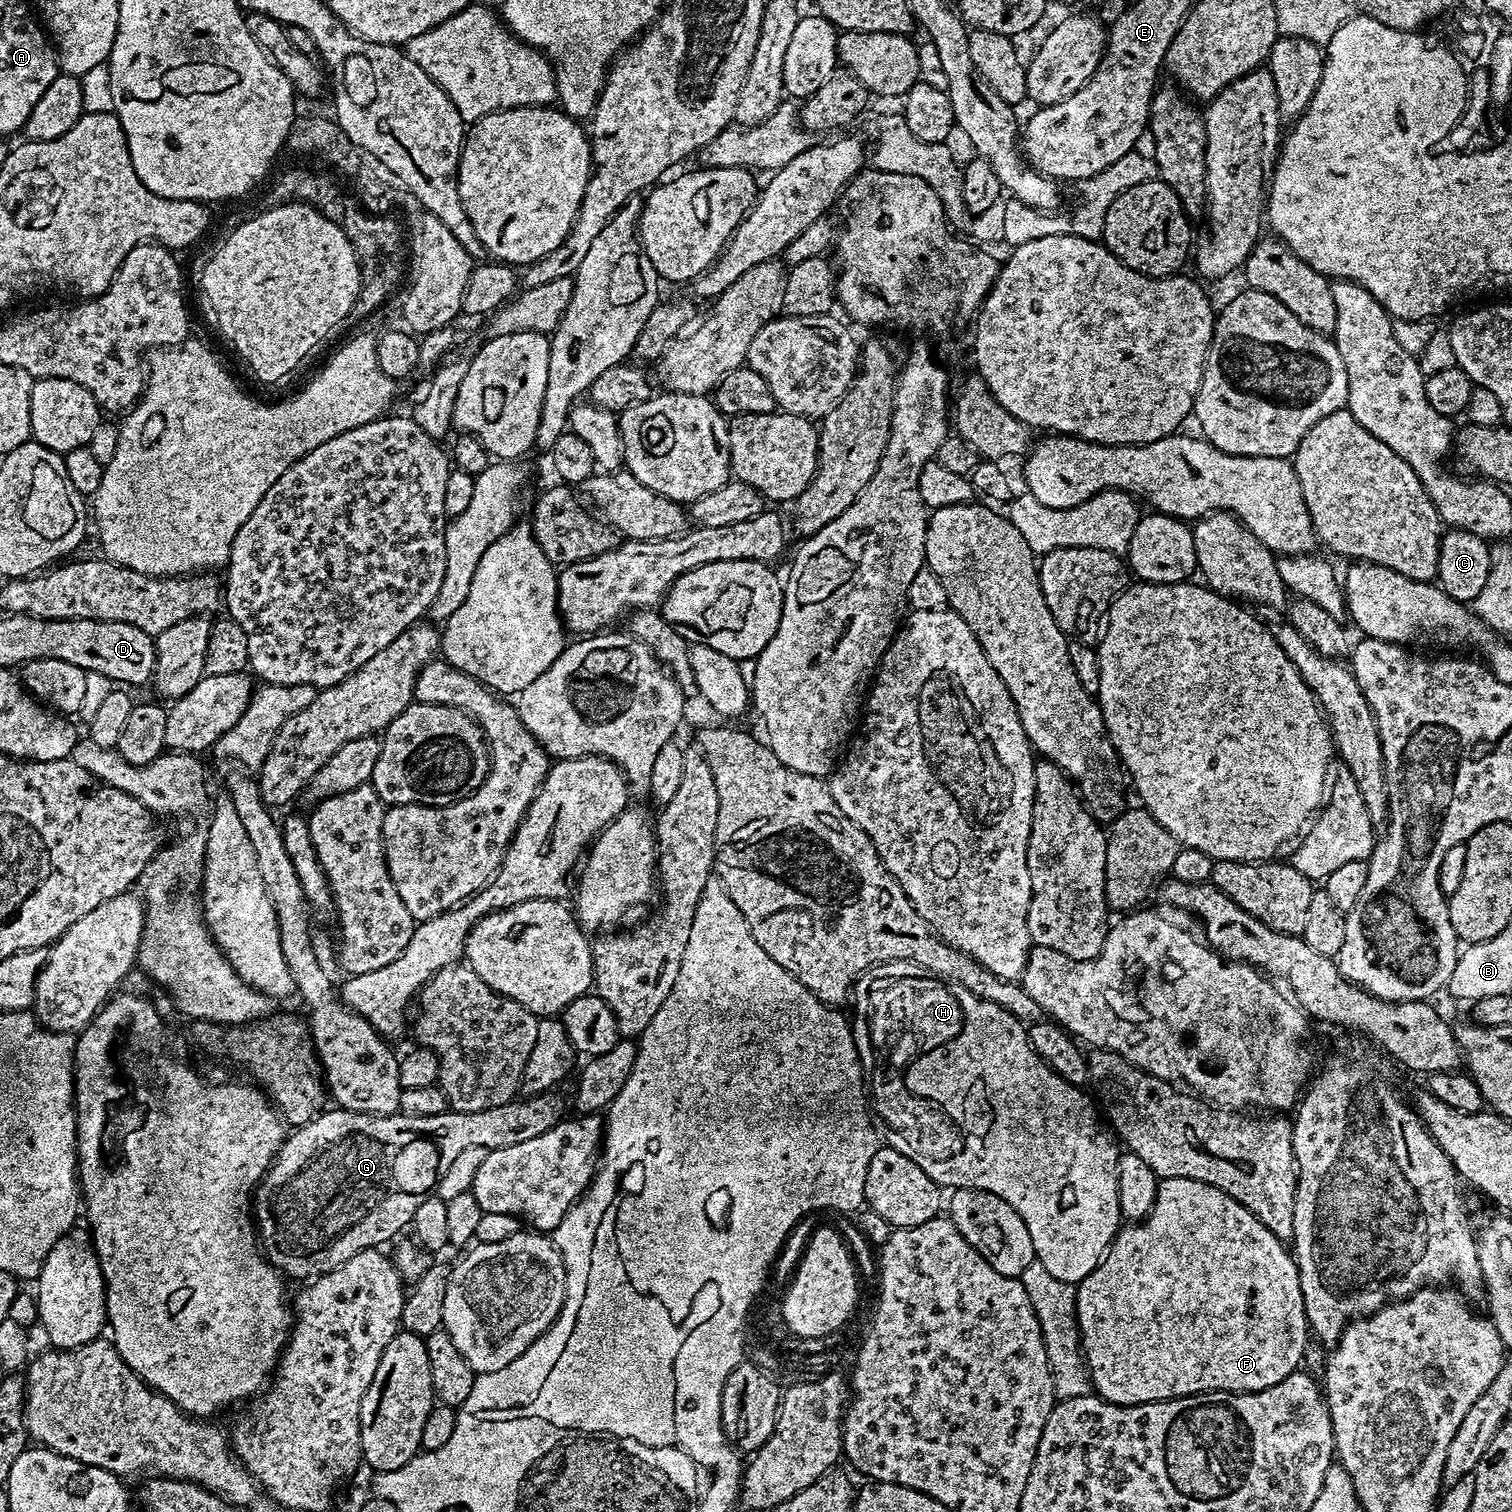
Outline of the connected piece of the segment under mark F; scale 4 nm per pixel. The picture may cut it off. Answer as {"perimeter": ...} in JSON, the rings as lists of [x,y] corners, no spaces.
{"perimeter":[[[1166,1178],[1158,1183],[1158,1194],[1156,1195],[1156,1204],[1151,1212],[1139,1222],[1128,1222],[1121,1227],[1112,1240],[1108,1251],[1104,1253],[1104,1259],[1101,1260],[1097,1268],[1091,1272],[1085,1280],[1081,1280],[1075,1285],[1076,1290],[1076,1326],[1080,1329],[1080,1351],[1084,1357],[1085,1365],[1088,1369],[1088,1379],[1095,1395],[1101,1400],[1108,1400],[1111,1404],[1153,1404],[1156,1400],[1173,1400],[1176,1396],[1193,1396],[1195,1392],[1261,1392],[1278,1382],[1282,1382],[1292,1372],[1301,1367],[1304,1351],[1310,1343],[1310,1329],[1308,1326],[1308,1315],[1304,1313],[1304,1299],[1300,1289],[1300,1271],[1296,1268],[1296,1261],[1293,1253],[1286,1249],[1285,1241],[1279,1240],[1274,1233],[1266,1227],[1250,1210],[1246,1210],[1234,1198],[1230,1198],[1222,1190],[1210,1186],[1206,1182],[1198,1182],[1190,1178]]]}

